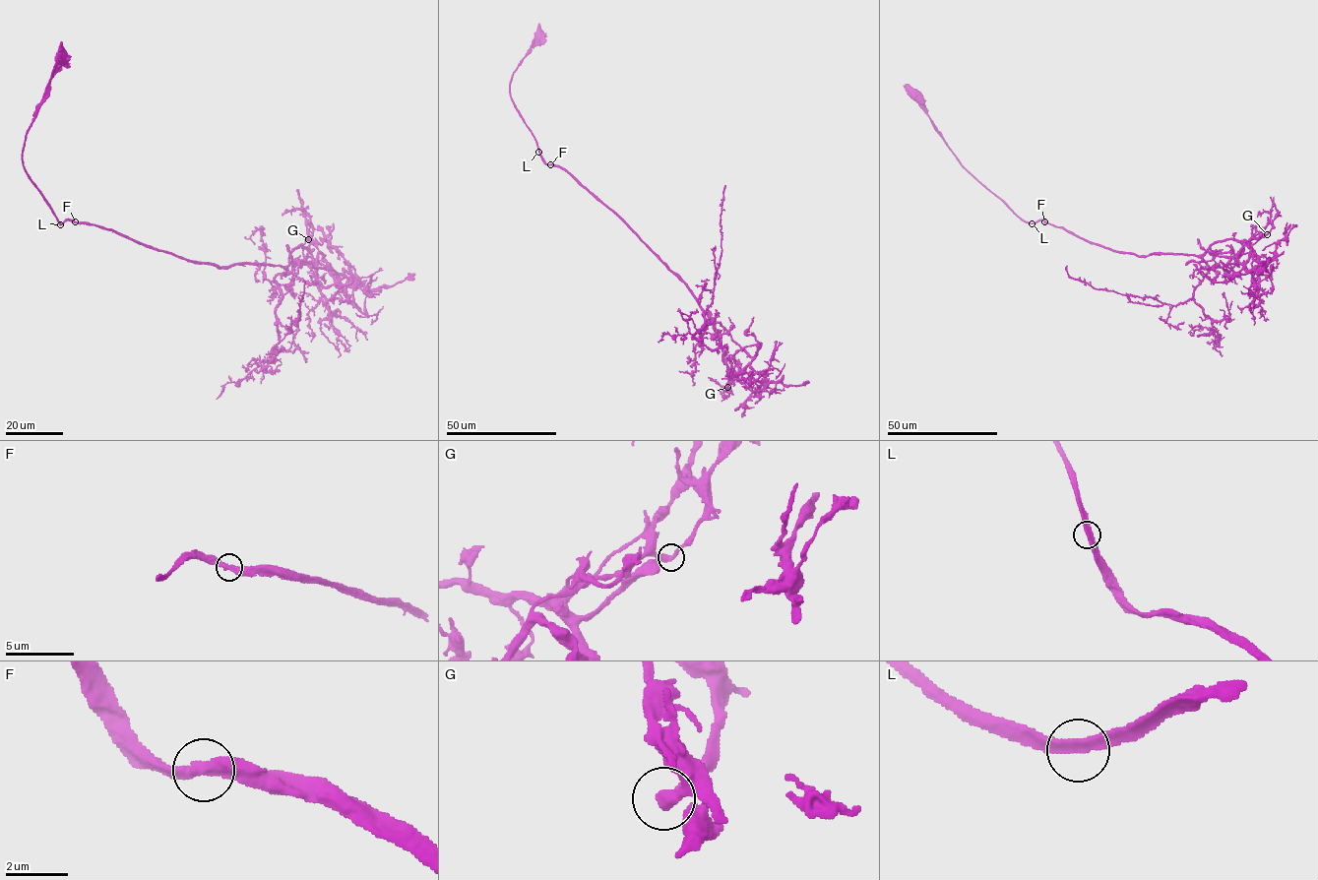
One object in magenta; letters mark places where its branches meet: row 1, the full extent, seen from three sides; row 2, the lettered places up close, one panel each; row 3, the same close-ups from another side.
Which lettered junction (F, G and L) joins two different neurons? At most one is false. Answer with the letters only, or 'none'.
none

